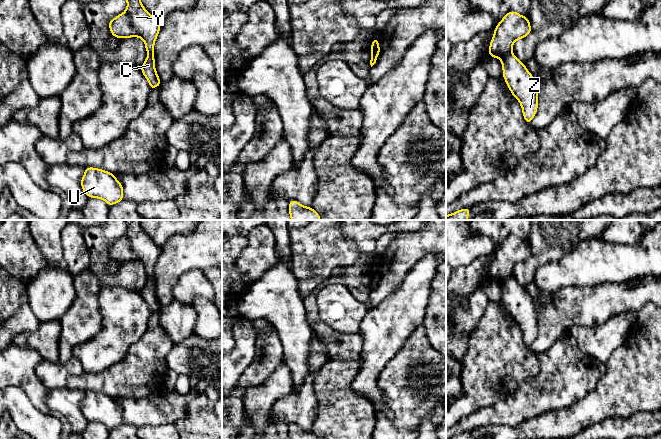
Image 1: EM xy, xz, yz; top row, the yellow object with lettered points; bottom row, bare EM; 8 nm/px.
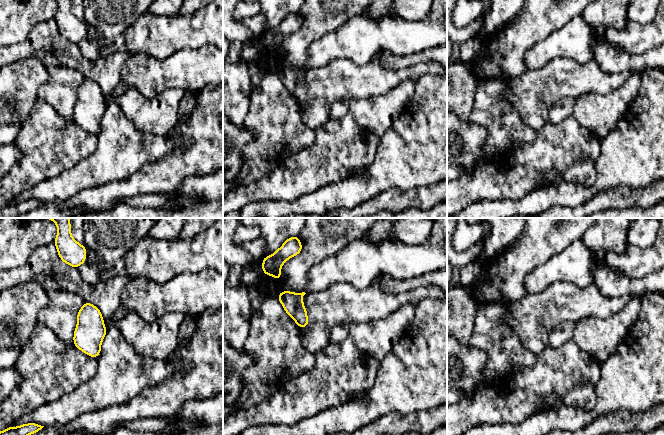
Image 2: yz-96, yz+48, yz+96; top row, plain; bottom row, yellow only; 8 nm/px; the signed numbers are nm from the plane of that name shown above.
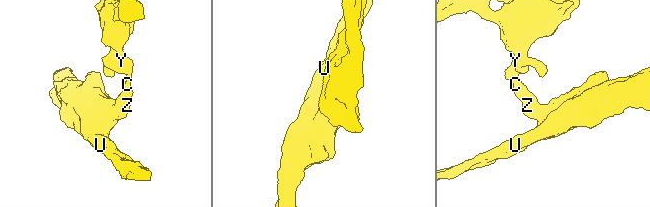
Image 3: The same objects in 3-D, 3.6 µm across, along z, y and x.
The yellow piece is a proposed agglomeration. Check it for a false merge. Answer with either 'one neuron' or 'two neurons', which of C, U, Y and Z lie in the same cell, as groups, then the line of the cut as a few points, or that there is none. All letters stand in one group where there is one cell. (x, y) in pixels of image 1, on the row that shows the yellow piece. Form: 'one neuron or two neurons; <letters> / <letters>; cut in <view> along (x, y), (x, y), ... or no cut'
two neurons; C U Z / Y; cut in yz along (511, 51), (500, 59)

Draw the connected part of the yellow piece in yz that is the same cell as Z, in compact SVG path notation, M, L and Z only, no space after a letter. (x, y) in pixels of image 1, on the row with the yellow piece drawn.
M512 52L506 54L501 63L503 78L511 94L519 101L524 120L529 124L538 109L538 88L534 77Z

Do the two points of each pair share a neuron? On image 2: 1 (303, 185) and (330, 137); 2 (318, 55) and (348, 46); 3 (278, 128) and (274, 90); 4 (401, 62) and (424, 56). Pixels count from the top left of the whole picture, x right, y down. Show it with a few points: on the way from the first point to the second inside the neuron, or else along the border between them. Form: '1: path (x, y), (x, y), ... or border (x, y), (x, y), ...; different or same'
1: path (307, 173), (325, 155), (325, 149); same
2: path (325, 50), (327, 48), (341, 48); same
3: path (274, 119), (274, 99); same
4: path (407, 61), (418, 58); same

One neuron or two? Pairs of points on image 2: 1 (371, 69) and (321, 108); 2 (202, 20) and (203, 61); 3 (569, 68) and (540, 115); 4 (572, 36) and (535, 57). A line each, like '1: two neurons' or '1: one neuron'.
1: one neuron
2: two neurons
3: one neuron
4: one neuron

